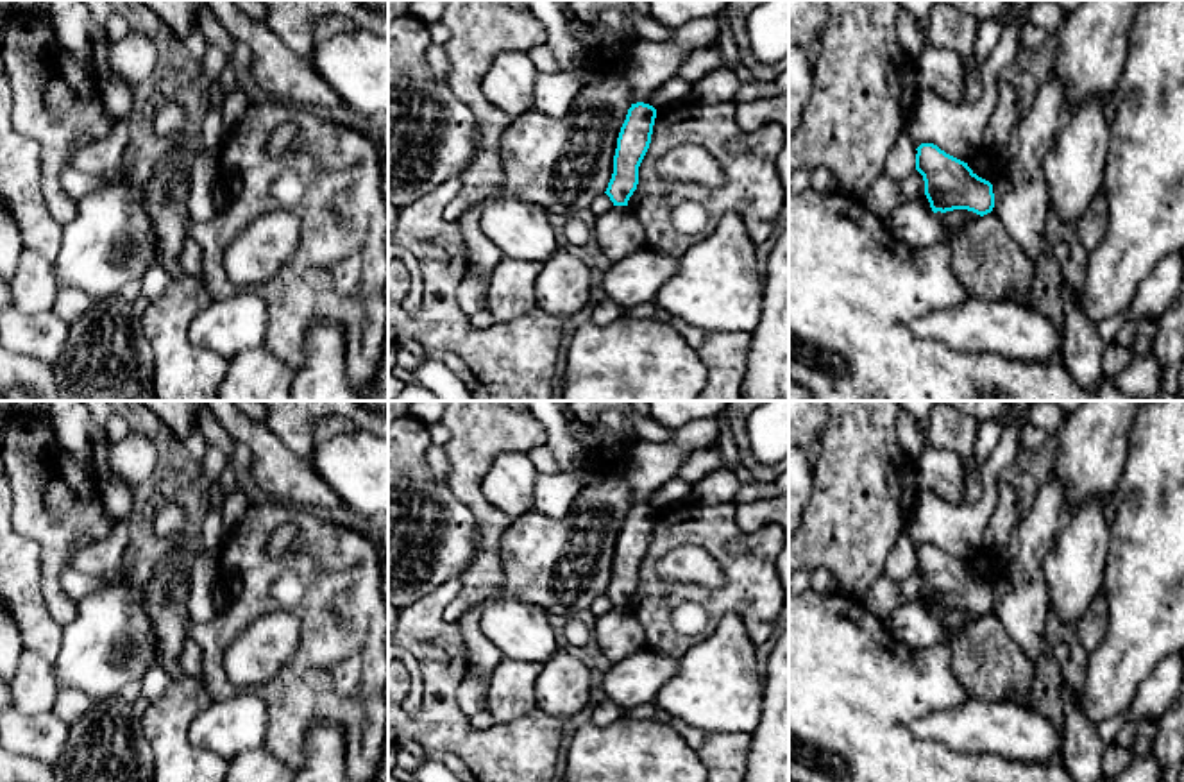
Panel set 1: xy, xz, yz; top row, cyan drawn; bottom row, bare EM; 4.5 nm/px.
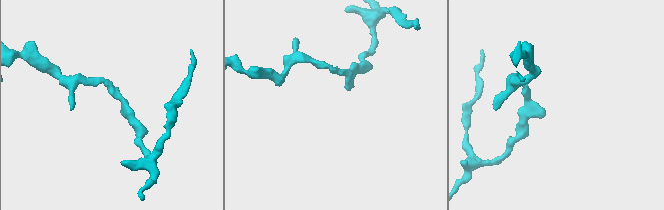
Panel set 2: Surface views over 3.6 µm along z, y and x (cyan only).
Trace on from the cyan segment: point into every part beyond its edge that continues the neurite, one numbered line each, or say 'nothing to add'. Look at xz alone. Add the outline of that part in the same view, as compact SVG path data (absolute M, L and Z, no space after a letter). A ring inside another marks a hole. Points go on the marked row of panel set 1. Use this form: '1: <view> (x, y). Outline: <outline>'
nothing to add

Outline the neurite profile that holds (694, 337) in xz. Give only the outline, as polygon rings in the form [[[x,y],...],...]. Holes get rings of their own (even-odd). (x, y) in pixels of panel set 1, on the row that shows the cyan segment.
[[[672,317],[671,326],[672,326],[672,327],[685,338],[685,342],[687,342],[692,349],[696,349],[696,351],[705,344],[706,336],[708,336],[706,331],[703,331],[703,329],[699,329],[699,327],[694,327],[694,326],[690,326],[690,324],[683,322],[681,319],[676,319],[676,317]]]

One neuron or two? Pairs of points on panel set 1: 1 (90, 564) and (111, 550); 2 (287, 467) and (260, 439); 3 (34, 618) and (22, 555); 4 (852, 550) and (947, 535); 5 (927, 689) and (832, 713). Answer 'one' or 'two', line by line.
1: one
2: one
3: one
4: two
5: one

